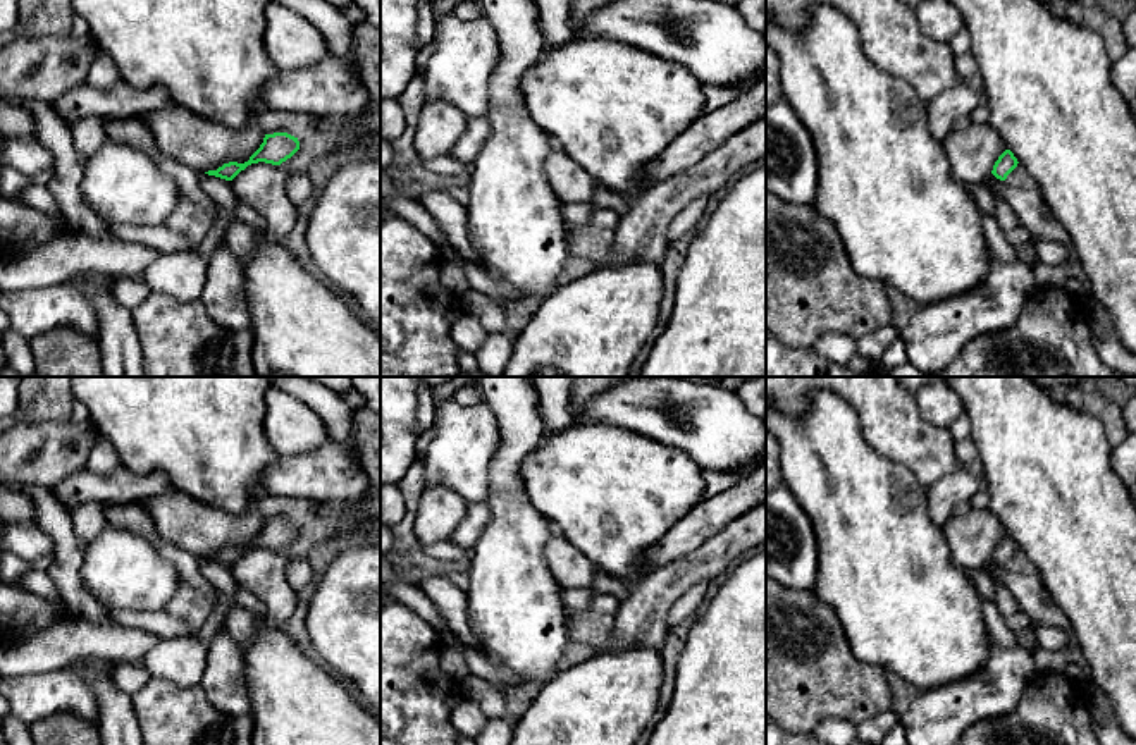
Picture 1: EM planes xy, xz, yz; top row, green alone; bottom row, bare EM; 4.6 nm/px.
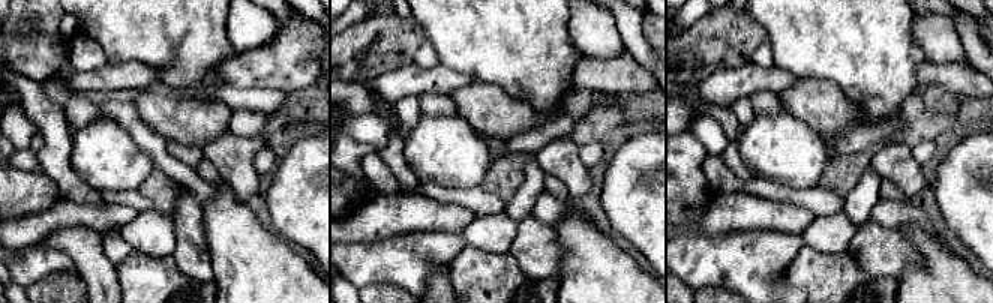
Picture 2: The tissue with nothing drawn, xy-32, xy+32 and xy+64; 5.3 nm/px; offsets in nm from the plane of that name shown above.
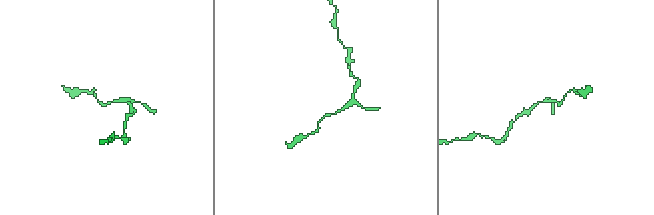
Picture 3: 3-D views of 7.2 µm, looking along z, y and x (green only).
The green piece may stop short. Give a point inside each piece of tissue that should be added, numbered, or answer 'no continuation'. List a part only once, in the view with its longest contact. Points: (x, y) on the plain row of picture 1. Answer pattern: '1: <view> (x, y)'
no continuation

